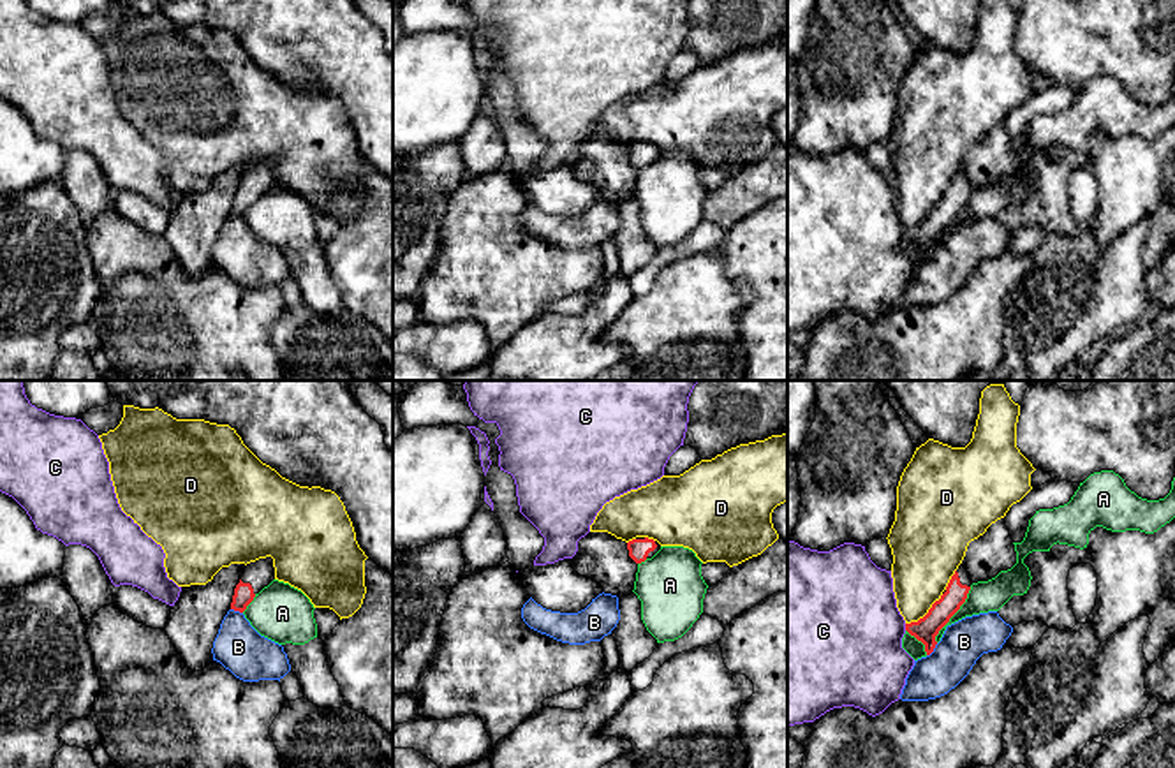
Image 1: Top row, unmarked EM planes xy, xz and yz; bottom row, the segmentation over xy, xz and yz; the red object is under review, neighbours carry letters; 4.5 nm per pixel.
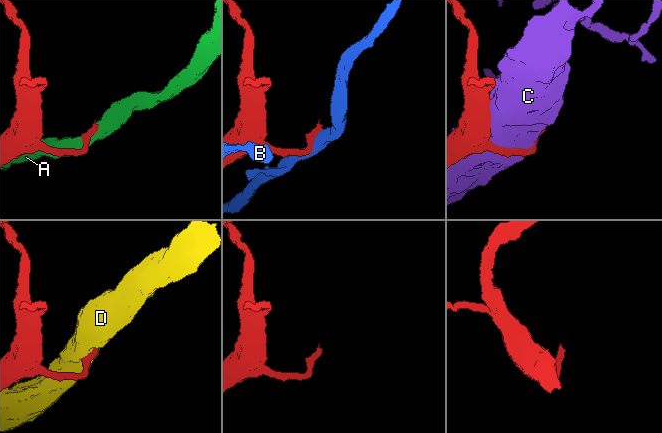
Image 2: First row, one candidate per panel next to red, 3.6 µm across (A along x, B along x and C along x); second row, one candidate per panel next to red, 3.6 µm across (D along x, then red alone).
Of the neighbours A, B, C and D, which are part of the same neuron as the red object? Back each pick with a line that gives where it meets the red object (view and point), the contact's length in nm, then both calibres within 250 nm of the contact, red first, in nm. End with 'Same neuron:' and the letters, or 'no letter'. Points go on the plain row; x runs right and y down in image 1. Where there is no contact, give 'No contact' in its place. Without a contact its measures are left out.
Same neuron: no letter

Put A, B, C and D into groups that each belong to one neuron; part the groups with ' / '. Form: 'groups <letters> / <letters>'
groups A / B / C / D

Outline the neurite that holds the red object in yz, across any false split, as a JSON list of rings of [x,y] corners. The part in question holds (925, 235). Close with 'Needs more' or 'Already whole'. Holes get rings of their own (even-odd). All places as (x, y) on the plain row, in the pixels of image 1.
[[[960,169],[941,204],[932,210],[928,218],[918,227],[905,229],[905,236],[925,250],[927,261],[934,257],[937,250],[935,241],[939,240],[939,236],[965,208],[971,190],[972,187],[969,183],[969,178]]]. Needs more

